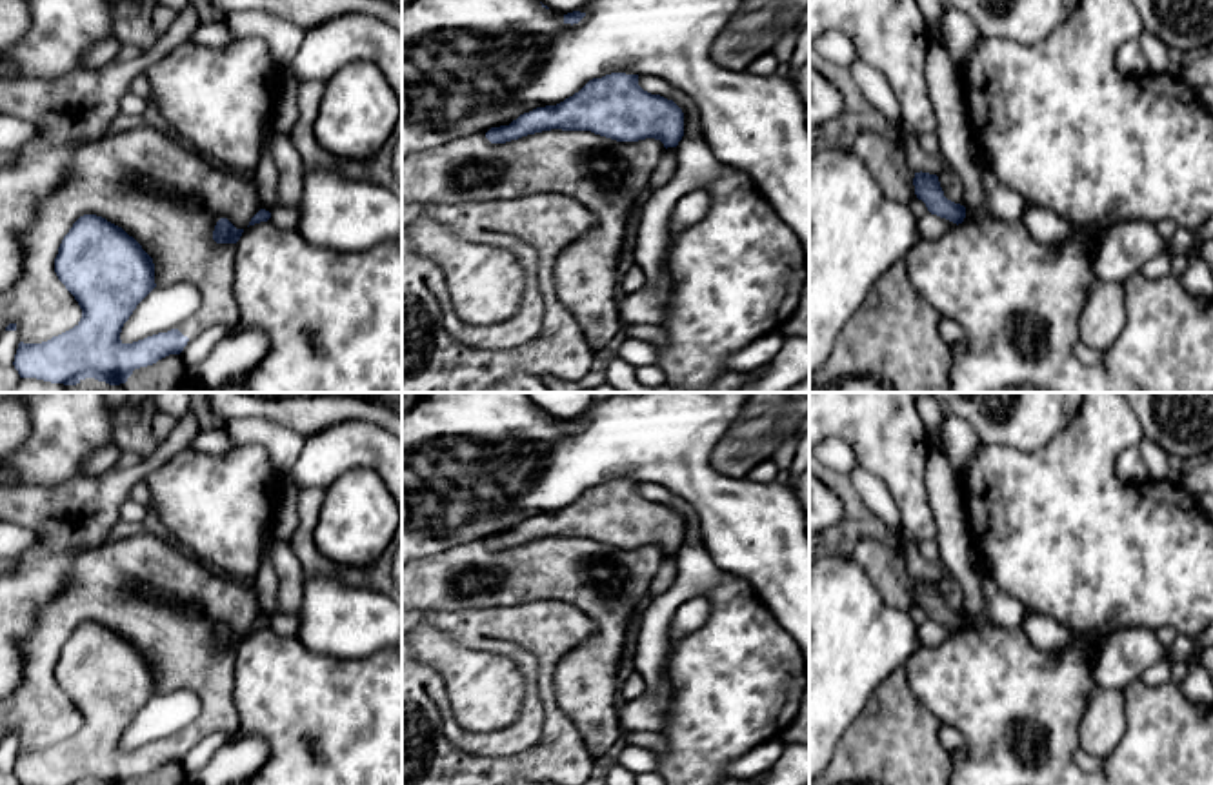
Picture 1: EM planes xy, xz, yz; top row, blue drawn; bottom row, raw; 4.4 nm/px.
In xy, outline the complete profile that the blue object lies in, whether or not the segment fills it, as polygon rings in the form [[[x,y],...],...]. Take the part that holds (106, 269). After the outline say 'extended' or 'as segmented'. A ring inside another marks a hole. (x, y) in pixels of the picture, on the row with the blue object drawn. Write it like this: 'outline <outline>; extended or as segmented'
outline [[[96,214],[80,216],[64,236],[55,258],[55,273],[82,309],[80,322],[47,342],[18,343],[15,369],[20,378],[76,385],[95,378],[109,385],[125,383],[135,369],[169,354],[180,354],[189,338],[178,329],[124,343],[120,333],[136,305],[156,287],[153,258],[122,227]]]; as segmented

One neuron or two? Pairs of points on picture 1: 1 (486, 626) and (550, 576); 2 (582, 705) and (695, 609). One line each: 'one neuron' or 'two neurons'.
1: two neurons
2: two neurons

